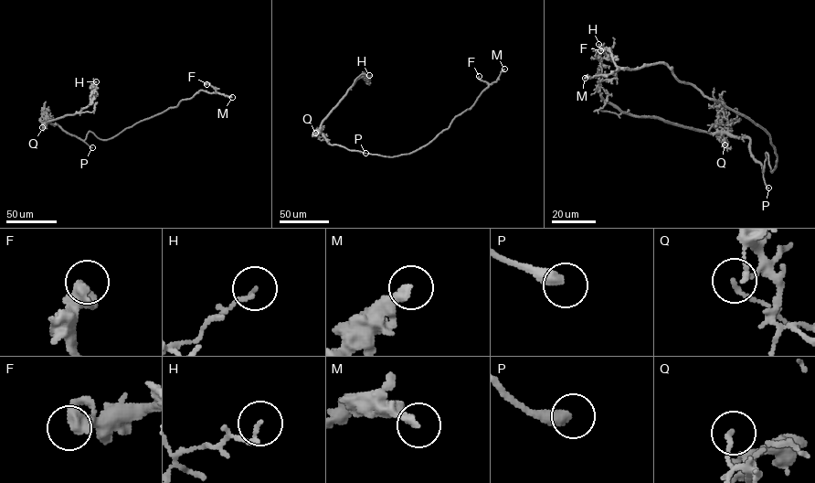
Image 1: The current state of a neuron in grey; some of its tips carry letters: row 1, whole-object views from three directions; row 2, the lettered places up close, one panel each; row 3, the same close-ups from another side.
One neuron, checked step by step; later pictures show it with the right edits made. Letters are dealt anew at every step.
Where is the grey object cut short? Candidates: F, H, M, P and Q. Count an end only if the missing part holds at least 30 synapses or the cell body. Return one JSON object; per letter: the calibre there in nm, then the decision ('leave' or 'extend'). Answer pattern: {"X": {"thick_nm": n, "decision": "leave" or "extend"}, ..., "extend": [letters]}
{"F": {"thick_nm": 340, "decision": "leave"}, "H": {"thick_nm": 110, "decision": "leave"}, "M": {"thick_nm": 280, "decision": "leave"}, "P": {"thick_nm": 420, "decision": "extend"}, "Q": {"thick_nm": 140, "decision": "leave"}, "extend": ["P"]}

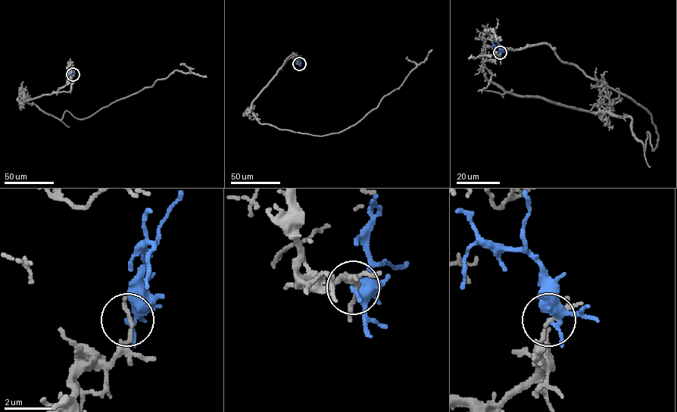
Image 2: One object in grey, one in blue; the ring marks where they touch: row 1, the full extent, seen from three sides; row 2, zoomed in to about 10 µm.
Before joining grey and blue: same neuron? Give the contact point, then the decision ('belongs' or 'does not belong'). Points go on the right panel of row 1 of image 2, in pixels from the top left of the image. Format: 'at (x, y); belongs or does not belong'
at (500, 52); does not belong

